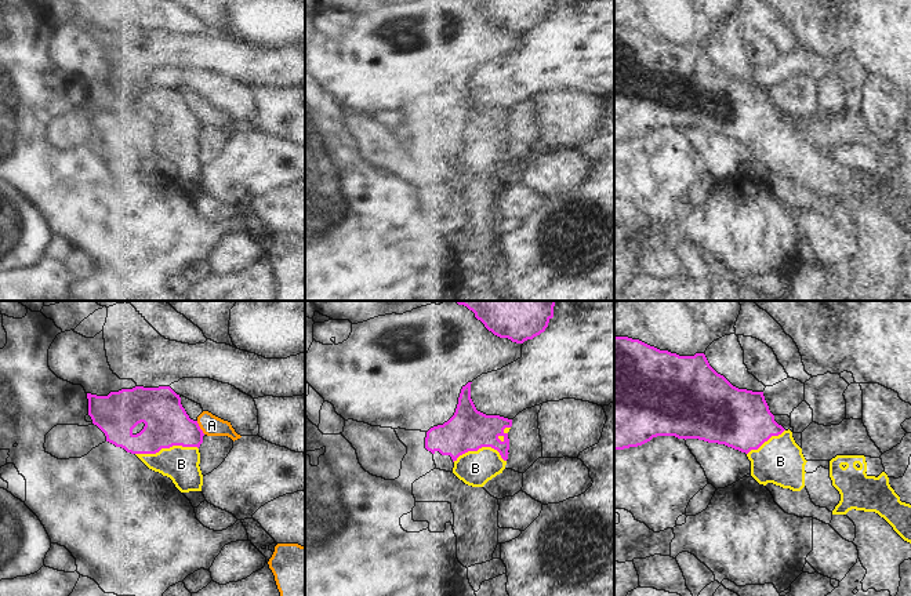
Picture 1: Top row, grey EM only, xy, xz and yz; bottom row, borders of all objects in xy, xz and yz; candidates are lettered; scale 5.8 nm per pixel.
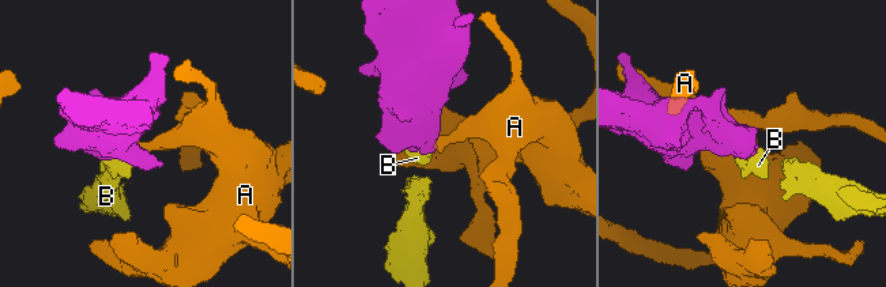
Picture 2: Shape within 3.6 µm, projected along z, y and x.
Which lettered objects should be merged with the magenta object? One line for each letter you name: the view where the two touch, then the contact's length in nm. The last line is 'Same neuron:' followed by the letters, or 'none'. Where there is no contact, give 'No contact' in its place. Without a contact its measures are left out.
B: Touches magenta in xy. Shared border 380 nm
Same neuron: B.

